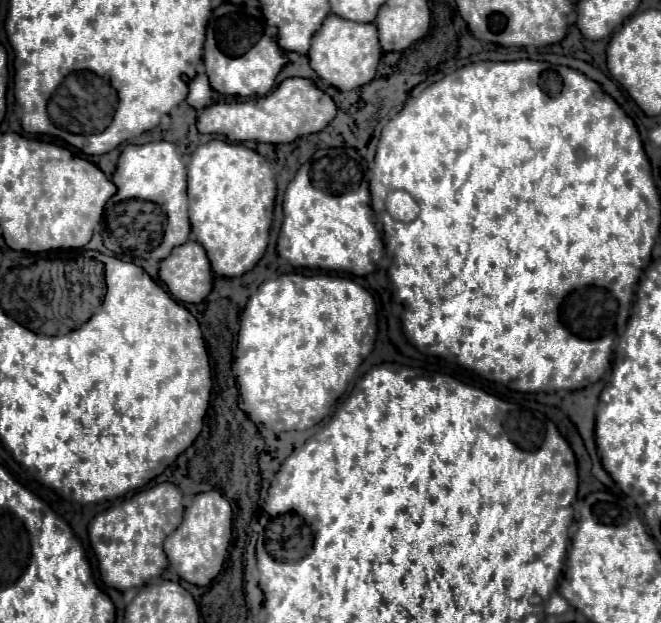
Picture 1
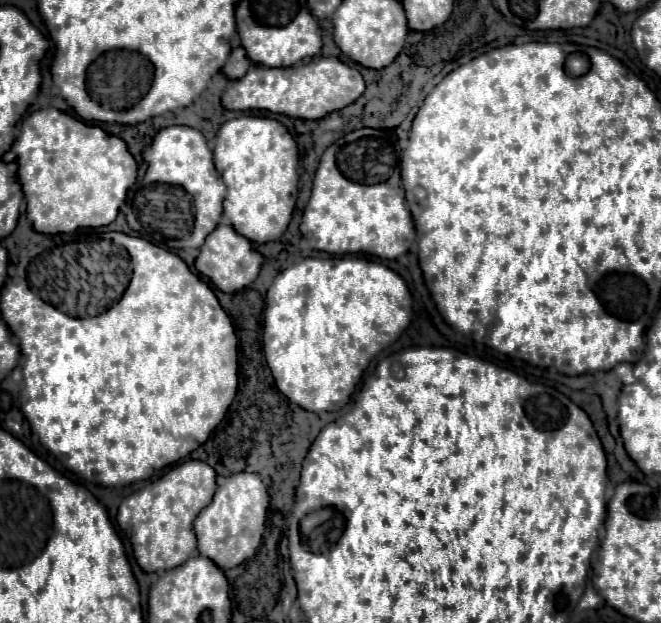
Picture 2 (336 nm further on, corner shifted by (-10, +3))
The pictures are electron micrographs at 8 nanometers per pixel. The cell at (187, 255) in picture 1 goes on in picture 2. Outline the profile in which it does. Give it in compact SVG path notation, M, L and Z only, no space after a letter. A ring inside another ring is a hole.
M221 223L211 233L211 237L207 237L205 245L201 247L199 257L195 259L195 267L199 273L209 277L217 289L221 289L225 293L235 293L235 291L241 291L243 287L251 285L257 279L263 261L265 261L265 257L253 247L253 243L247 237L239 235L229 223Z

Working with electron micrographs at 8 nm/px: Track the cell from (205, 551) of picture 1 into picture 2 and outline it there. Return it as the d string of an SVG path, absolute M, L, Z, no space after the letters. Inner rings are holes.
M233 473L225 481L227 483L217 489L213 501L197 515L195 535L199 555L213 559L221 569L233 569L259 549L271 497L257 473Z

